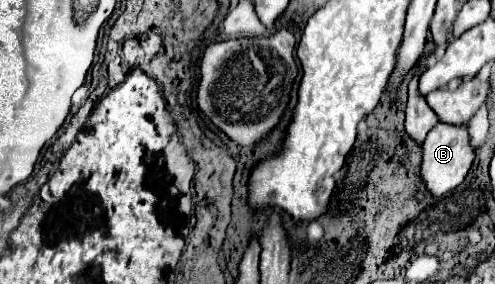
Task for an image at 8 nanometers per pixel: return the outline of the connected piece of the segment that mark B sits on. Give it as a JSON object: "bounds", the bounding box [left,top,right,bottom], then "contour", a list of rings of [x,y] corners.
{"bounds":[421,120,475,196],"contour":[[[441,120],[431,128],[423,142],[423,166],[421,176],[427,184],[427,190],[433,192],[433,196],[443,196],[451,188],[459,186],[463,178],[467,176],[471,164],[475,160],[475,146],[471,144],[467,126],[455,126],[455,124],[443,124]]]}

